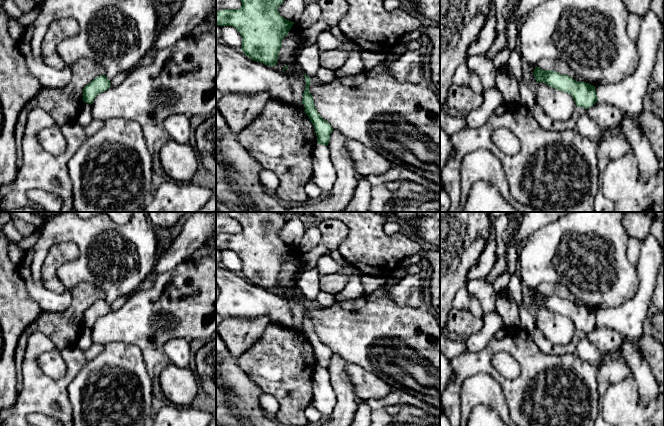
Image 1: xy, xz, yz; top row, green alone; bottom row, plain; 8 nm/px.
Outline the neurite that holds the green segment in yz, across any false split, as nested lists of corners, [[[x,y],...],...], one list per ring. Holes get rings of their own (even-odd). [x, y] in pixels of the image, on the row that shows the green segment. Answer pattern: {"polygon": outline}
{"polygon": [[[537,66],[533,75],[537,82],[543,82],[557,90],[570,94],[577,107],[588,109],[598,100],[595,86],[589,83],[577,82],[568,75],[562,75],[556,71],[543,70]]]}

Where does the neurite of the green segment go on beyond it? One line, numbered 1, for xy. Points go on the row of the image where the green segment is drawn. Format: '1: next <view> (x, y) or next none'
1: next none

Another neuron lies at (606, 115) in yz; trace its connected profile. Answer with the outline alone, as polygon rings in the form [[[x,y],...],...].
[[[599,100],[587,109],[587,115],[604,130],[618,128],[624,119],[621,109],[611,103]]]

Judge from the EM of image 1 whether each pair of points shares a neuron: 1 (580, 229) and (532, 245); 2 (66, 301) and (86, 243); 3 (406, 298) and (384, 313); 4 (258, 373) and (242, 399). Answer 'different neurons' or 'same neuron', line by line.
1: same neuron
2: same neuron
3: different neurons
4: different neurons

